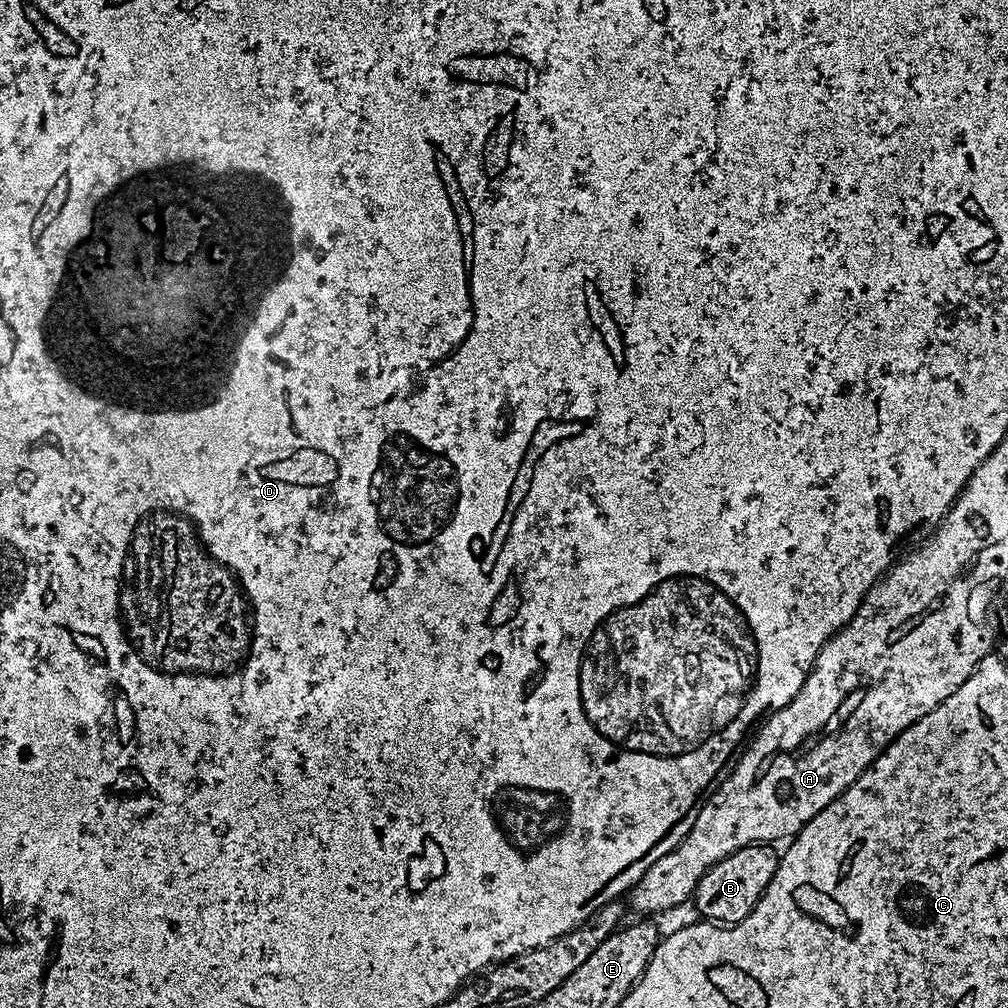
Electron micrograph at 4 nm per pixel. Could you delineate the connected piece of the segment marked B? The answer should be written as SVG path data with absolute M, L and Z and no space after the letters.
M768 842L751 844L739 848L734 854L722 858L722 862L708 868L696 887L694 905L700 915L697 917L721 926L731 926L745 920L754 906L758 906L766 886L770 886L780 865L781 853L772 848L775 847Z

